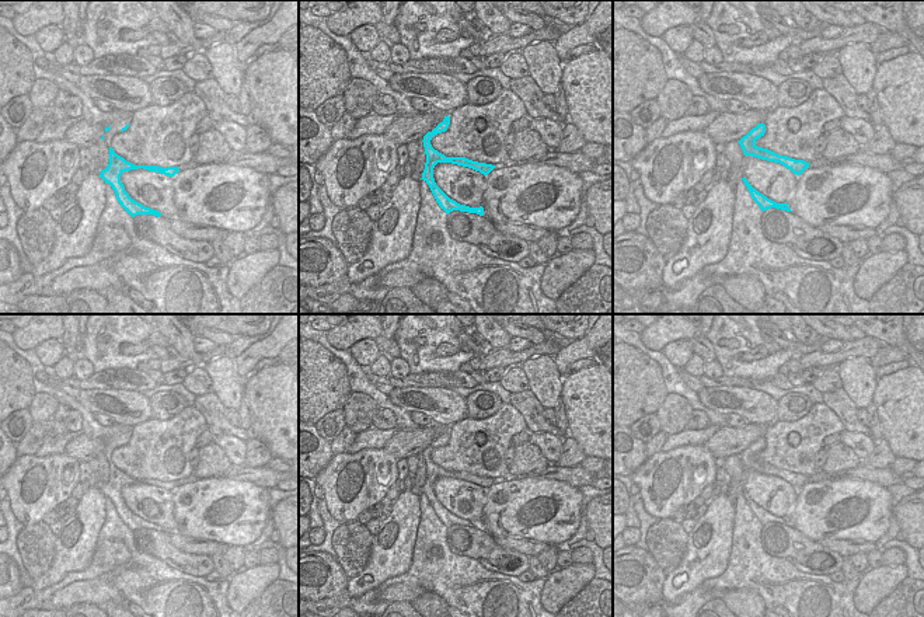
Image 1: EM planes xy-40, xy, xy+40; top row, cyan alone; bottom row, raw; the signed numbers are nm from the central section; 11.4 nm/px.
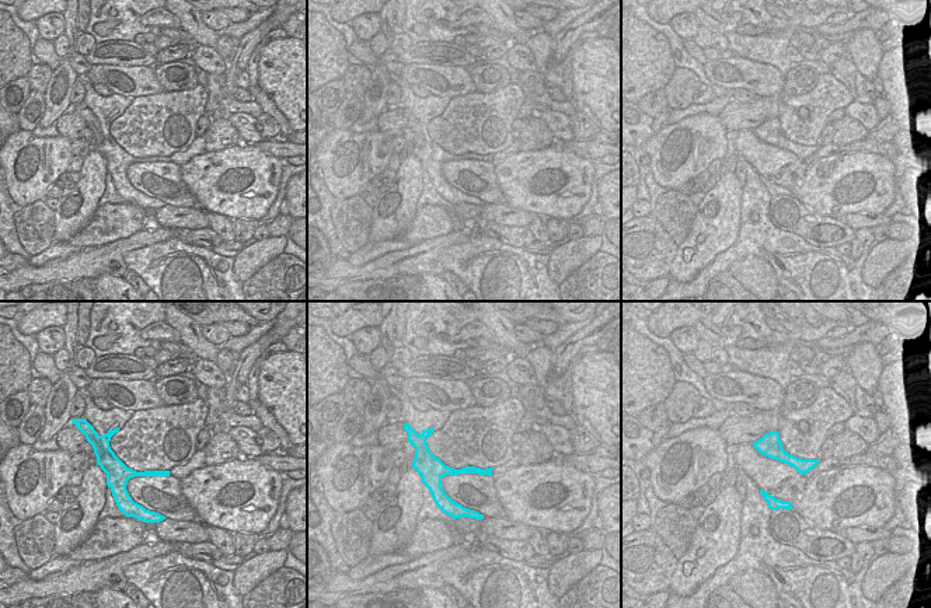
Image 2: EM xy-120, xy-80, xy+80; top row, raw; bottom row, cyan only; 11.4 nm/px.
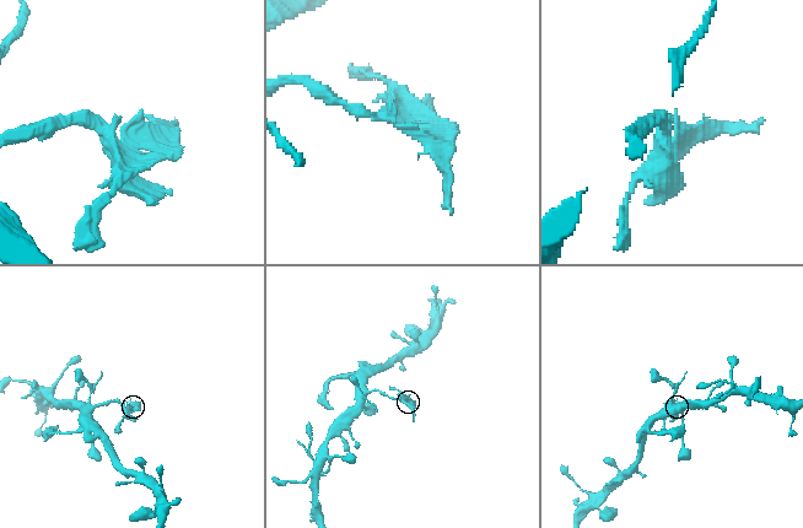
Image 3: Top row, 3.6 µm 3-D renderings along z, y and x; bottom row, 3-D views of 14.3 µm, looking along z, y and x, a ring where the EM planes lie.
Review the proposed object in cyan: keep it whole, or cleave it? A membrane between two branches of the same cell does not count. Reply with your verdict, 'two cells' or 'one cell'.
one cell

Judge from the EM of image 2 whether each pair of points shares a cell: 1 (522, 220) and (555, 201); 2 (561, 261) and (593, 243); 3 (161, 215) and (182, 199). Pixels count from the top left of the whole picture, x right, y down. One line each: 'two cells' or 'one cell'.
1: two cells
2: one cell
3: two cells

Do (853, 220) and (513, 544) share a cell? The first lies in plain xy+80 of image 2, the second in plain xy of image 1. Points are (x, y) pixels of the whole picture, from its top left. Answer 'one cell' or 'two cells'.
one cell

